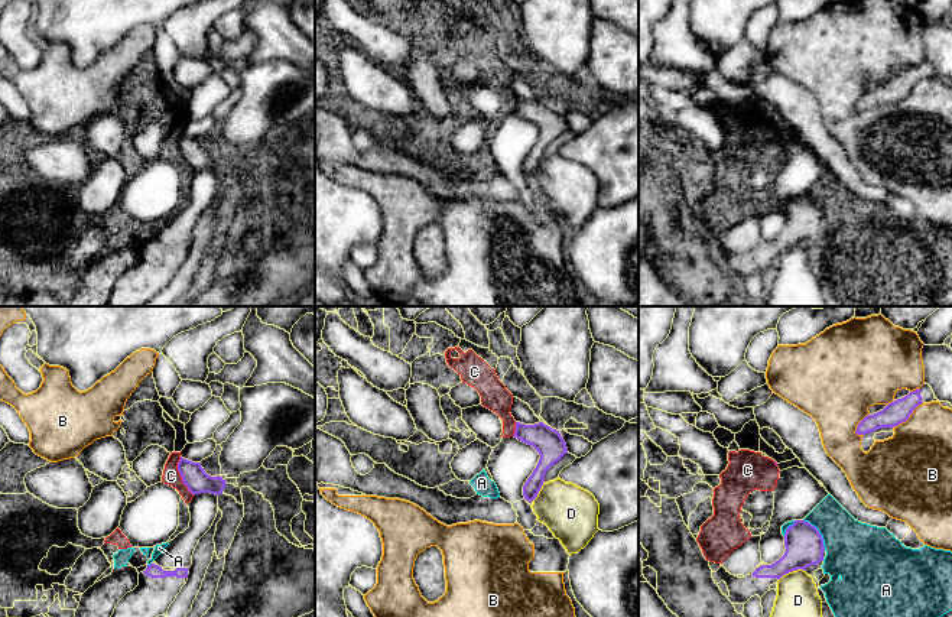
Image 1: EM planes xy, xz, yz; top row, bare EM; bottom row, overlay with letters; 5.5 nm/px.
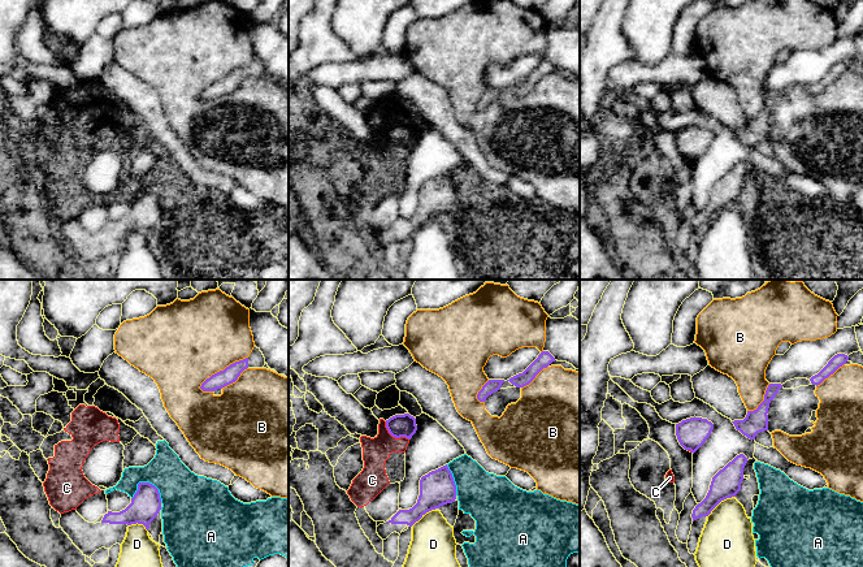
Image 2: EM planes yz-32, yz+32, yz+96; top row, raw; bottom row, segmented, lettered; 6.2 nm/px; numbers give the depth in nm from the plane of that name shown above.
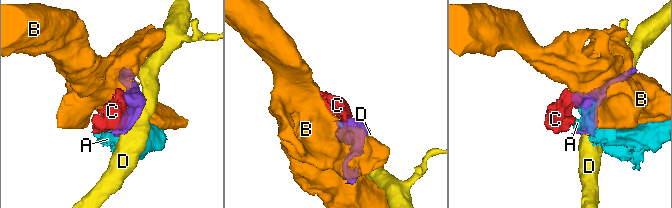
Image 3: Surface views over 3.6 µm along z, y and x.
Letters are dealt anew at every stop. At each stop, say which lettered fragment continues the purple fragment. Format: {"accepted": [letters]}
{"accepted": []}

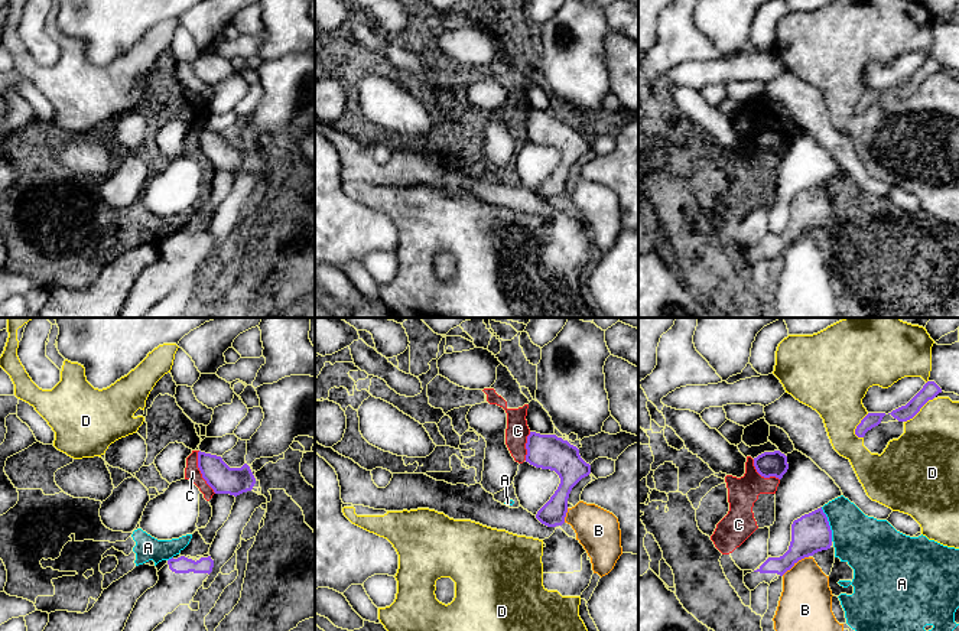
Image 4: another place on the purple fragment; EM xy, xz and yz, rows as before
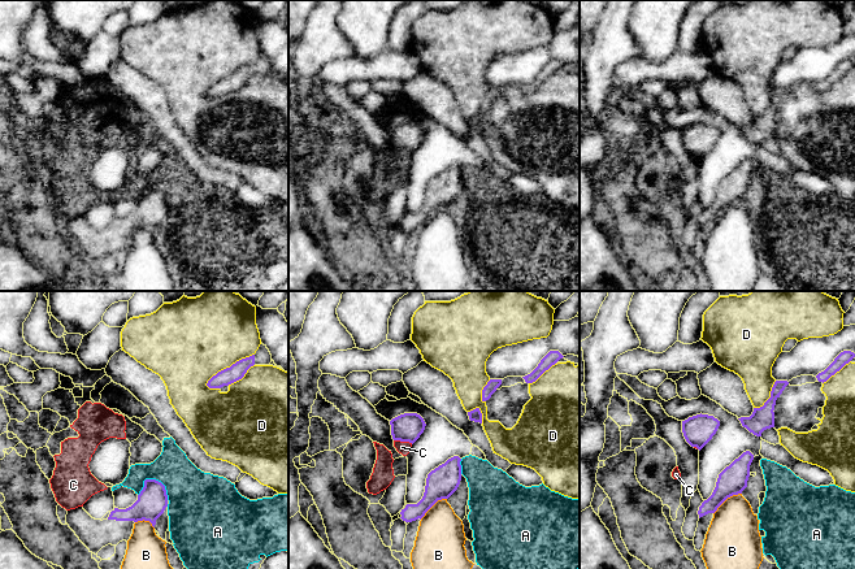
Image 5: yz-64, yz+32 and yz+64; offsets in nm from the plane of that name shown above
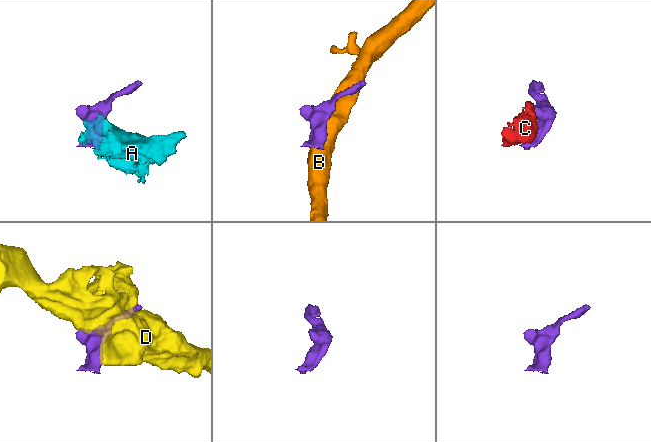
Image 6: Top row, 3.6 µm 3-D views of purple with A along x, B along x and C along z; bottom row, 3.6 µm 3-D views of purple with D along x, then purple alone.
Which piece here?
{"accepted": []}

